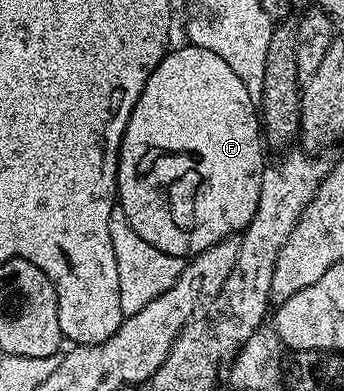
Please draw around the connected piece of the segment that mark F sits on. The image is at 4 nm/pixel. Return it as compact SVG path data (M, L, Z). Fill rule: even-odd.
M189 43L183 44L183 49L171 48L163 57L161 63L152 71L148 83L144 83L144 91L140 99L136 99L136 107L126 124L126 130L122 136L122 149L118 152L118 195L117 204L124 211L130 226L144 239L144 243L152 243L160 251L164 251L173 257L189 259L194 254L220 243L225 237L233 237L241 234L256 215L256 207L260 199L260 183L262 182L262 149L264 150L264 138L260 124L260 113L256 108L256 102L252 95L248 95L248 87L240 83L236 71L216 55L216 51L208 51L204 47L196 47Z

